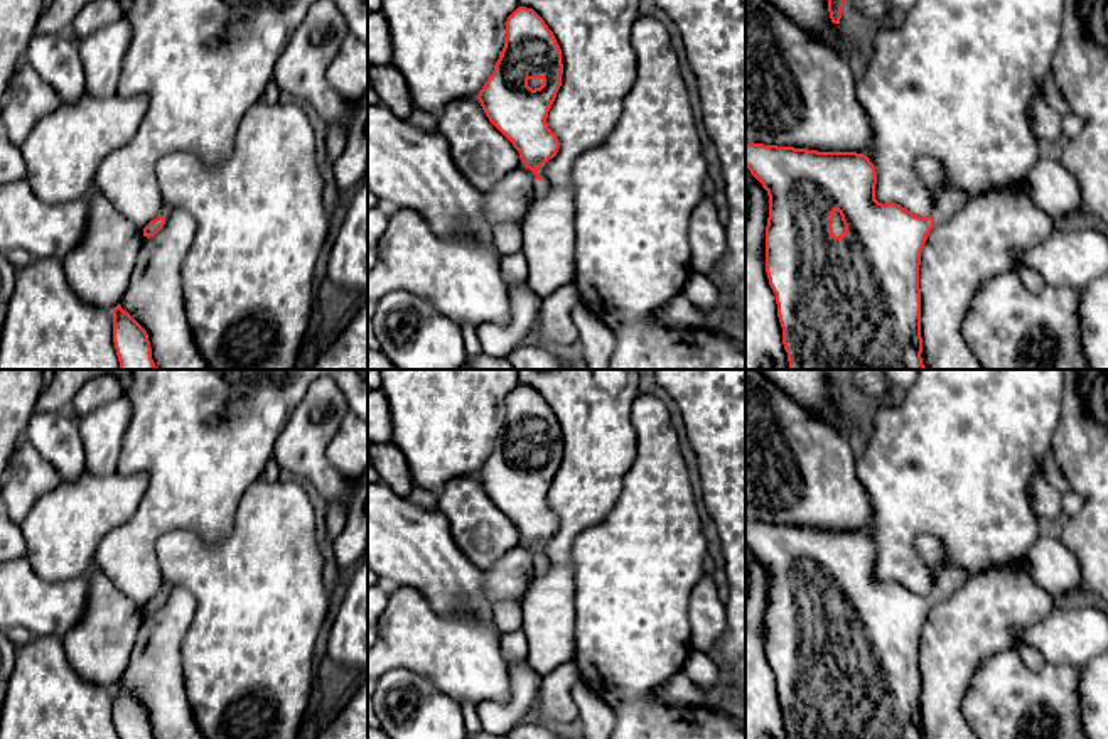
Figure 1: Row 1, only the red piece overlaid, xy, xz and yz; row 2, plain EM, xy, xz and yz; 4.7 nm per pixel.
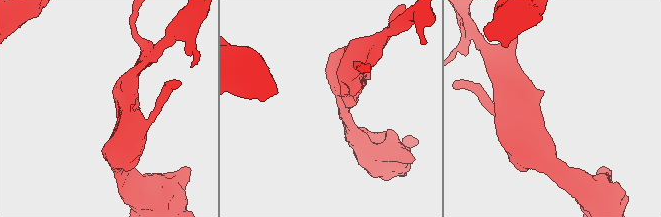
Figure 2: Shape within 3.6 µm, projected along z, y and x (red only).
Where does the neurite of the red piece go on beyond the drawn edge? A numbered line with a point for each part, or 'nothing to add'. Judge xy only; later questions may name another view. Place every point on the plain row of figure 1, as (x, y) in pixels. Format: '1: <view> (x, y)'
nothing to add

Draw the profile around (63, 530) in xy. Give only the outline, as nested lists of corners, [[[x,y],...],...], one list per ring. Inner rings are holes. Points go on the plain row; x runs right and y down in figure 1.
[[[84,469],[76,481],[61,481],[20,523],[34,572],[49,582],[88,575],[98,545],[135,515],[145,488],[145,472],[98,476]]]

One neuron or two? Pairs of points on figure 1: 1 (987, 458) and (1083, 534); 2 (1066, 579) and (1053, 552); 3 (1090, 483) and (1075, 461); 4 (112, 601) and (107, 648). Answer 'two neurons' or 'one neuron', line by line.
1: two neurons
2: one neuron
3: one neuron
4: one neuron

